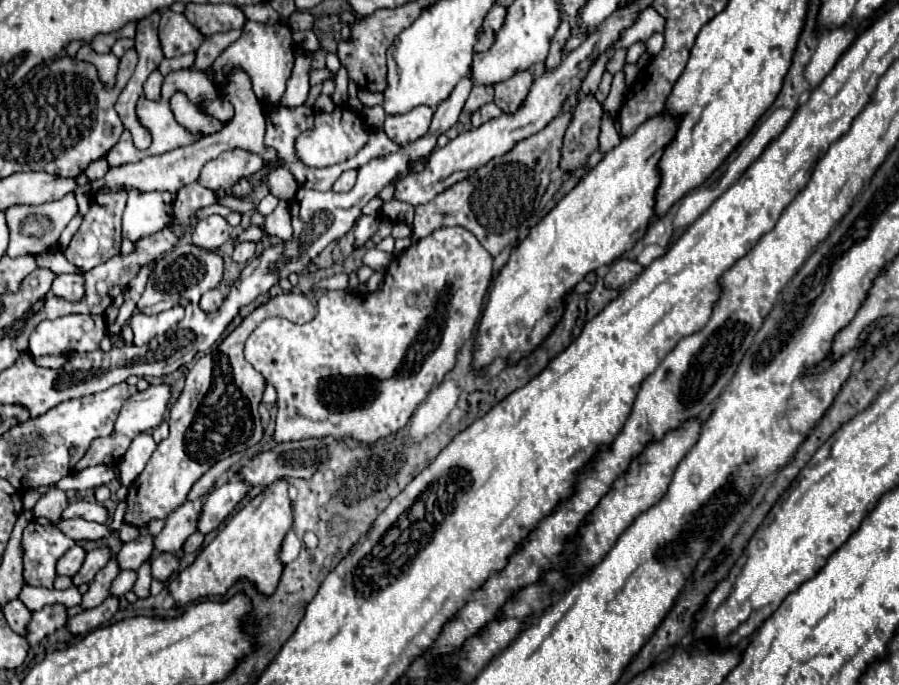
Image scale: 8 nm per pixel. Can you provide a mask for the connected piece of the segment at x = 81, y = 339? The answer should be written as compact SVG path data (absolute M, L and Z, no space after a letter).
M69 314L57 320L45 320L33 330L29 338L29 352L33 356L65 354L71 350L93 352L99 348L99 338L93 330L93 318L83 314Z

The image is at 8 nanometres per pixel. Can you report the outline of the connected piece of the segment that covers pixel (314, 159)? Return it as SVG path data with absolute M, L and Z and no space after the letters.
M341 104L333 112L319 112L315 118L315 126L303 132L297 138L295 146L297 146L297 156L301 158L303 164L323 168L323 166L333 166L337 162L349 160L351 156L357 154L357 150L361 150L361 146L365 146L367 140L369 140L369 126L363 114L353 112L351 108Z

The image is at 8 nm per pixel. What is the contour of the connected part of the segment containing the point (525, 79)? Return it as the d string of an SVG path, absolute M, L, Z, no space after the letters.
M529 70L517 72L509 80L495 84L495 104L503 110L503 114L517 112L531 90L531 84L533 76Z

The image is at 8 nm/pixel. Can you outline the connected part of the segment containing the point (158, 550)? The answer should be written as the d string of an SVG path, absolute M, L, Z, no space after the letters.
M187 500L183 506L171 512L165 520L163 530L153 538L153 552L147 562L151 562L157 554L163 554L163 552L179 552L187 536L197 530L195 520L199 512L201 512L201 500L195 500L195 502Z

